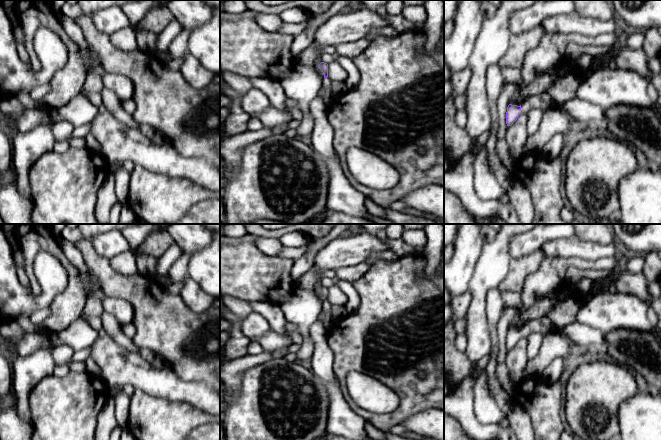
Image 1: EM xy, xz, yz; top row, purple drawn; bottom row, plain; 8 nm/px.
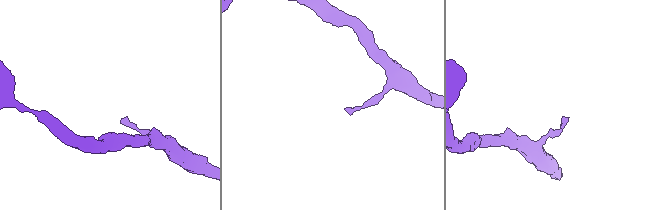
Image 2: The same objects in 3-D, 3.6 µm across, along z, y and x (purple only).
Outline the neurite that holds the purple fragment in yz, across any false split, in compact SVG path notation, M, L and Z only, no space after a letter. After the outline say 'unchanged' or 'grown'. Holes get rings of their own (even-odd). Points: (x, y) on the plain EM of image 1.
M547 317L532 320L520 330L509 328L506 336L506 348L511 350L522 336L527 336L531 333L546 334L552 329L552 322Z; grown

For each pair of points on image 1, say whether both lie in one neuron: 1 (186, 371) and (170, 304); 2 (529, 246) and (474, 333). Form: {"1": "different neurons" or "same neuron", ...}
{"1": "same neuron", "2": "different neurons"}

